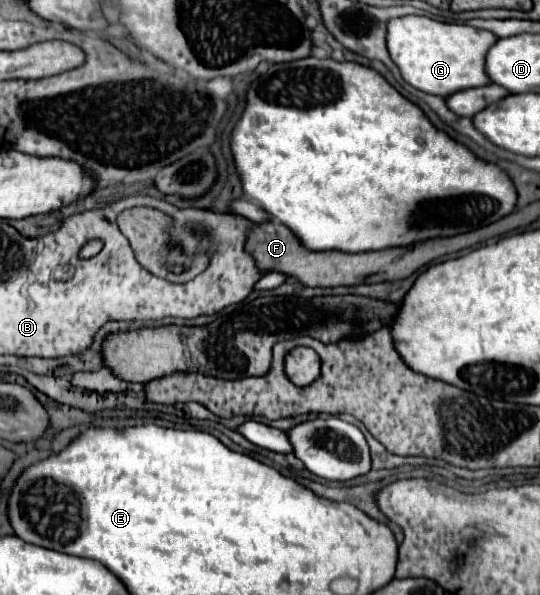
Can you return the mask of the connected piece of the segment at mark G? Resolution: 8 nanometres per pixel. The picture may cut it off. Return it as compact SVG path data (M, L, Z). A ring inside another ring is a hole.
M427 16L393 18L387 26L387 48L393 62L399 66L401 76L411 86L443 98L465 88L491 84L485 72L485 56L497 40L499 38L489 30L465 24L447 24Z

